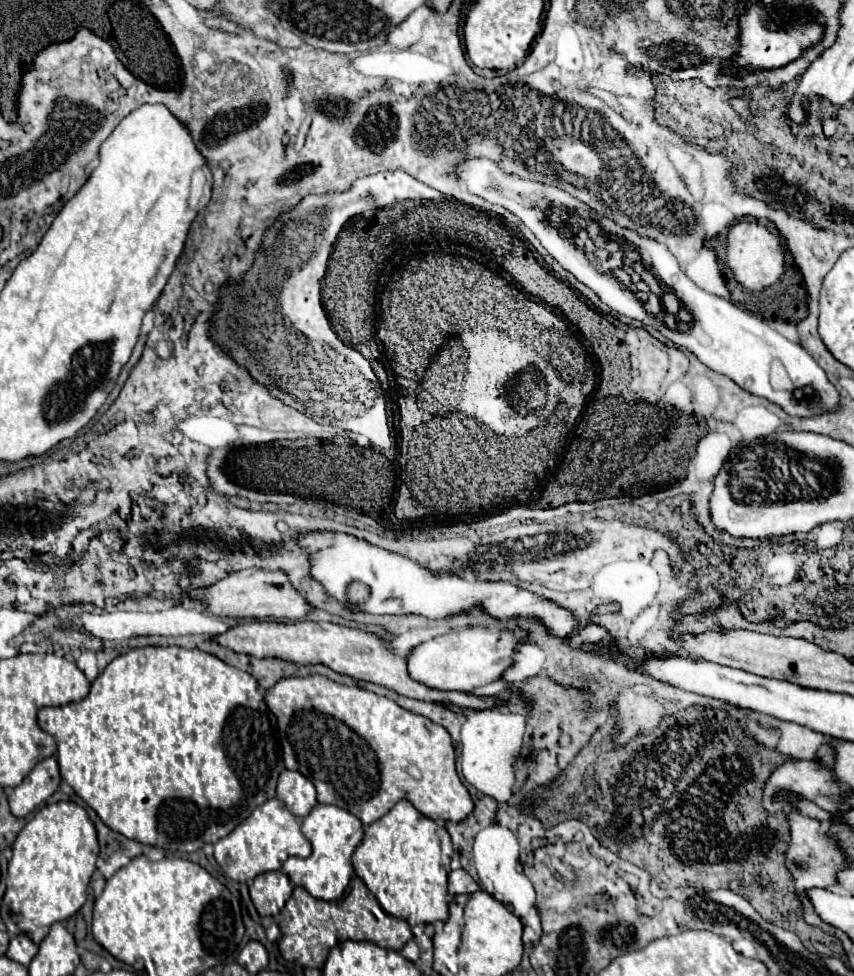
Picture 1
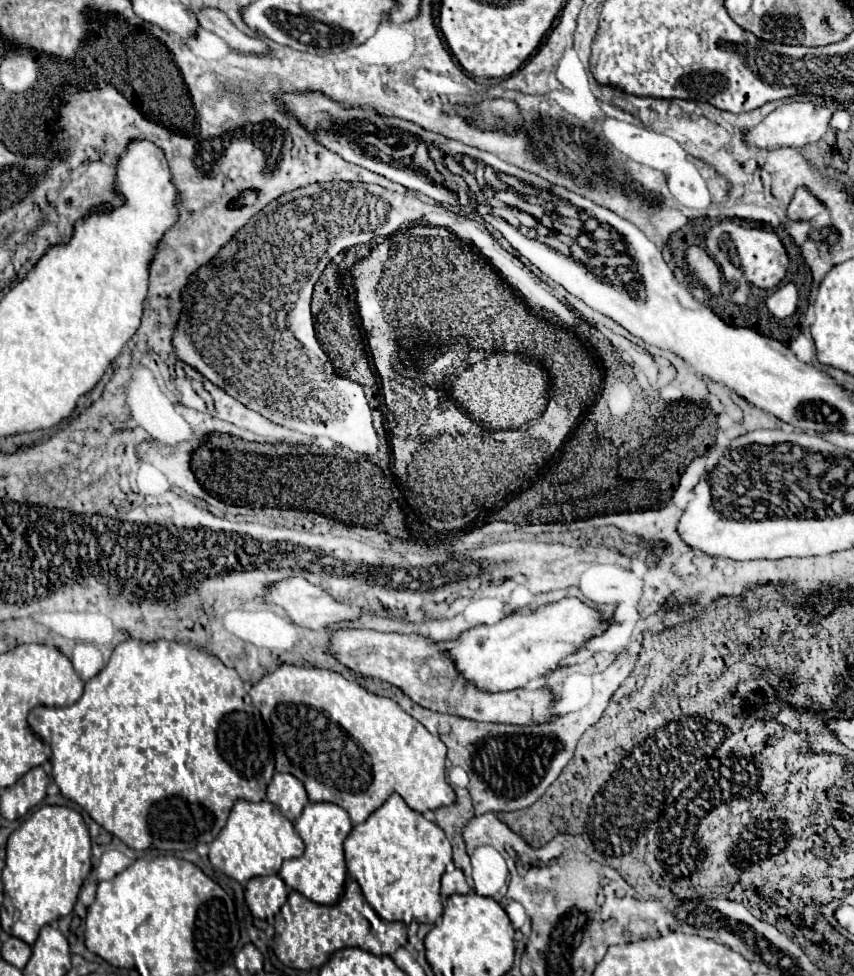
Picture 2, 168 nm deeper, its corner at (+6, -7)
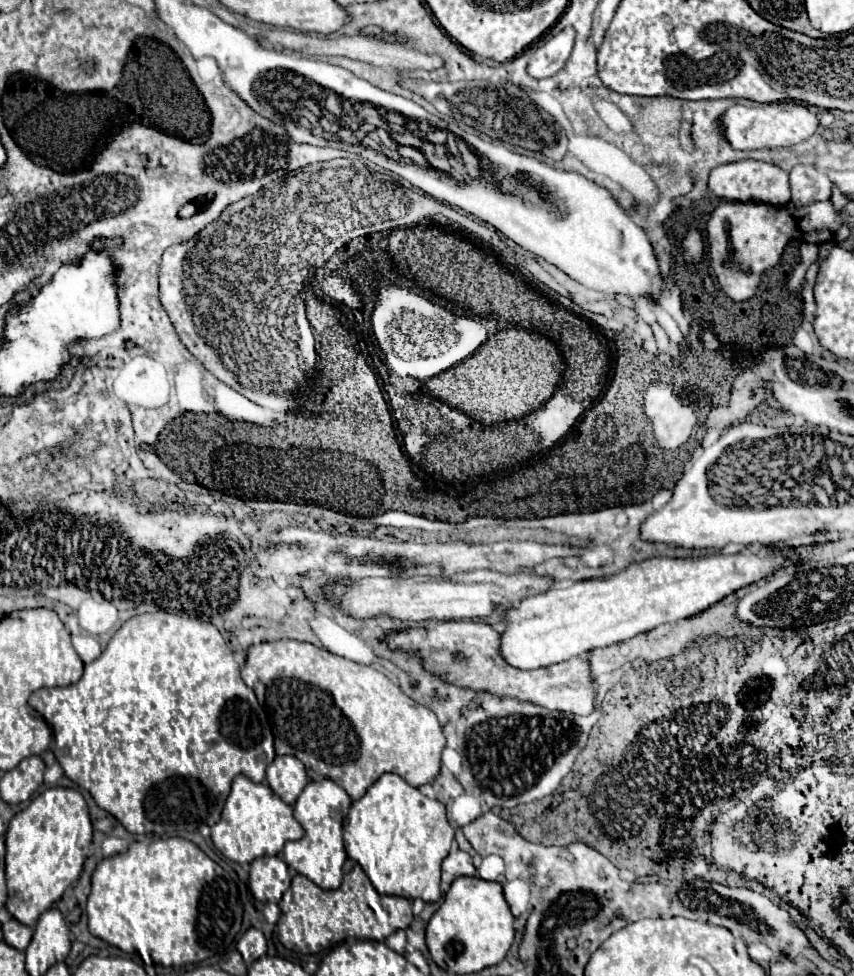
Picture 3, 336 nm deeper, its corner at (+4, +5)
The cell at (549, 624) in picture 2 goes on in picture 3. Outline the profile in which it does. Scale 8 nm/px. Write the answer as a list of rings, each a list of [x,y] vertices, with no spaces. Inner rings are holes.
[[[780,552],[764,558],[754,554],[700,556],[700,558],[650,558],[600,580],[570,582],[542,594],[524,598],[518,606],[504,610],[500,630],[500,654],[518,670],[546,668],[584,652],[606,648],[651,630],[649,640],[665,636],[664,622],[680,620],[702,612],[722,596],[752,586],[756,580],[772,576],[782,564]]]

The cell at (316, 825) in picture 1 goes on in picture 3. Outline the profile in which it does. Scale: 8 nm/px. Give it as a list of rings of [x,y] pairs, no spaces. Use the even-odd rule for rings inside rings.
[[[332,780],[310,782],[294,804],[294,818],[304,828],[304,838],[296,842],[286,842],[282,850],[284,862],[298,874],[312,880],[322,890],[334,890],[342,882],[342,866],[346,862],[346,850],[342,842],[342,826],[348,816],[352,798]]]

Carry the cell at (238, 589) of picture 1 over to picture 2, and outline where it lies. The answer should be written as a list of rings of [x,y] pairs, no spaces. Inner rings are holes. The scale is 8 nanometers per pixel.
[[[290,578],[290,580],[280,580],[276,582],[276,586],[268,592],[266,596],[268,602],[274,602],[278,606],[282,606],[288,616],[302,628],[312,628],[312,630],[320,630],[320,628],[326,628],[326,626],[336,626],[340,622],[352,622],[356,618],[360,618],[366,610],[360,608],[360,606],[354,606],[354,604],[344,604],[344,602],[338,602],[334,600],[324,588],[316,586],[316,584],[310,584],[308,580],[304,578]]]

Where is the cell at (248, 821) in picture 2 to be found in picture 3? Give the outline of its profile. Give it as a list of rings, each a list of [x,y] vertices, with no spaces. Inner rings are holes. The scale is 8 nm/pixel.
[[[236,776],[230,796],[226,798],[220,820],[212,826],[214,846],[230,860],[238,864],[252,862],[260,856],[278,856],[286,842],[300,840],[304,836],[302,826],[292,814],[292,806],[282,802],[268,784],[254,784],[246,776]]]

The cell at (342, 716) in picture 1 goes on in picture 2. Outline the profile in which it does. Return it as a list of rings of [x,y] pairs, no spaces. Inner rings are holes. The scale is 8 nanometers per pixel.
[[[284,664],[260,678],[260,682],[250,688],[247,700],[260,710],[264,722],[270,722],[265,726],[272,728],[276,772],[294,774],[304,784],[312,802],[334,802],[342,806],[354,824],[364,822],[394,792],[416,812],[448,806],[456,800],[454,790],[446,782],[444,742],[432,736],[392,698],[368,692],[358,682],[350,682],[338,672]]]

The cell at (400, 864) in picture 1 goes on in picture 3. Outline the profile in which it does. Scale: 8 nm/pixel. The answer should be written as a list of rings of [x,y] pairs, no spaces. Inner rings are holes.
[[[384,774],[378,778],[368,792],[350,806],[348,818],[344,822],[344,848],[348,858],[356,860],[366,876],[370,878],[372,886],[382,896],[400,896],[400,898],[420,898],[424,902],[438,902],[440,900],[440,864],[450,852],[454,840],[454,830],[446,820],[446,808],[438,800],[430,800],[420,794],[418,788],[410,786],[398,774]]]

